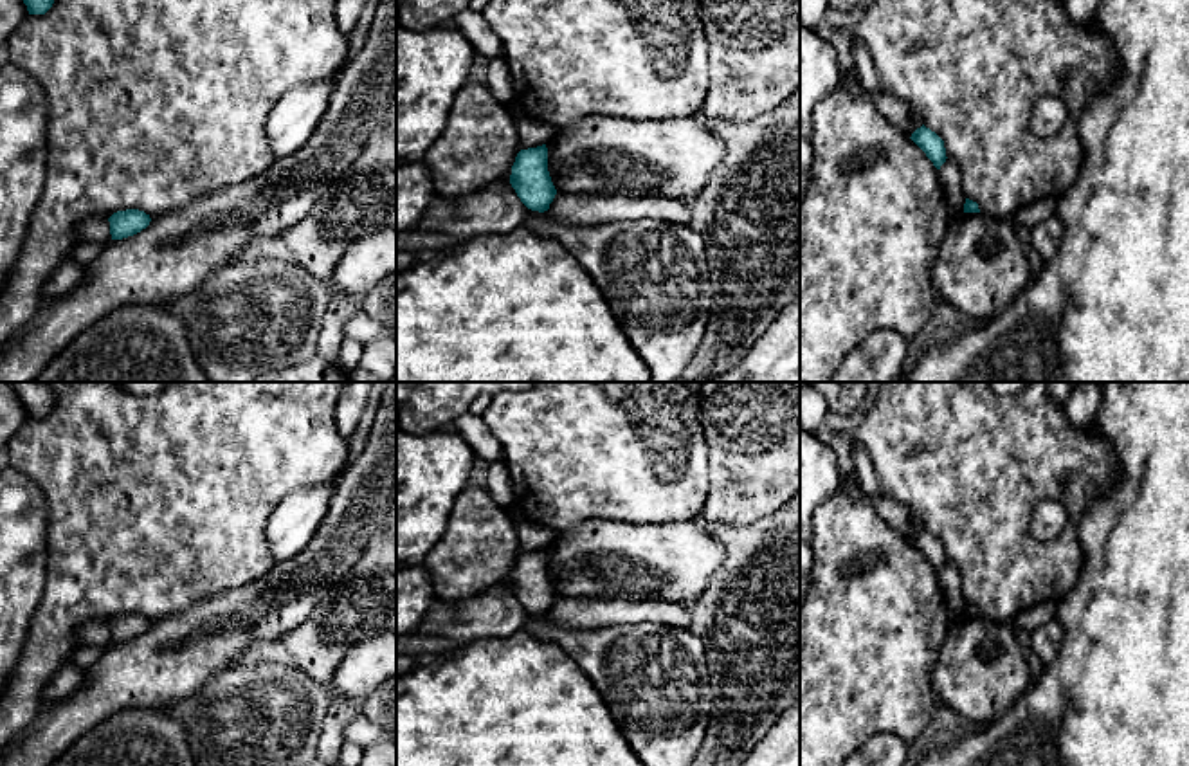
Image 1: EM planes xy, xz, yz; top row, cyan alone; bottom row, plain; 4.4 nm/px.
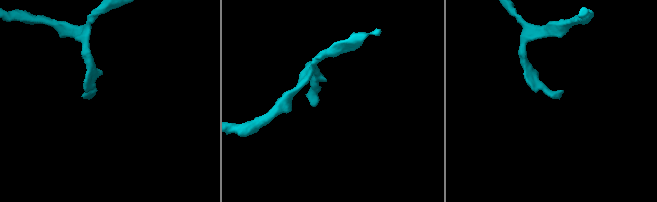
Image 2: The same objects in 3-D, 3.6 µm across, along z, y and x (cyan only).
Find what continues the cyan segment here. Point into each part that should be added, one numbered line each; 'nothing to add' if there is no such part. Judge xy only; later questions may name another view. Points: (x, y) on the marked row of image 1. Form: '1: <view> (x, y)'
1: xy (177, 251)

